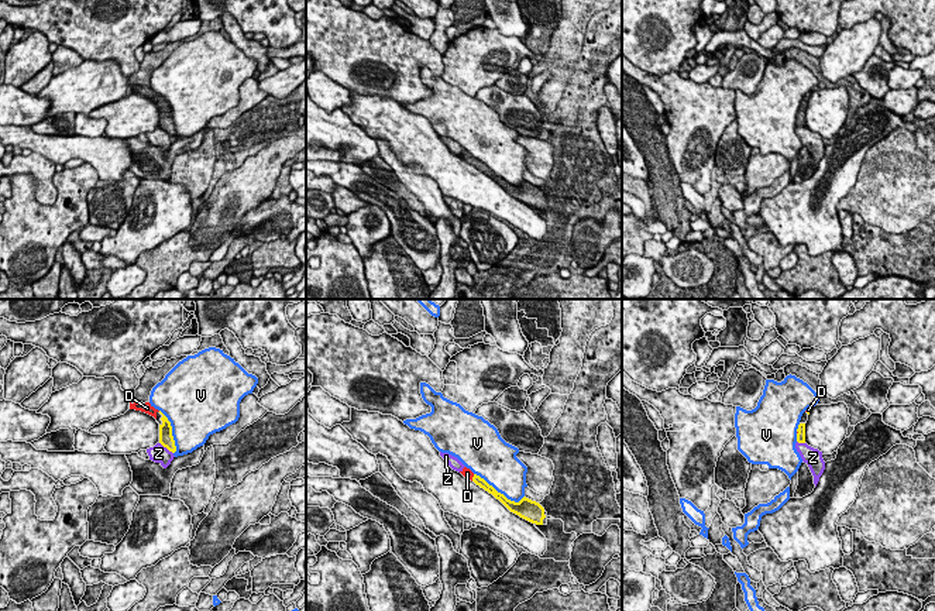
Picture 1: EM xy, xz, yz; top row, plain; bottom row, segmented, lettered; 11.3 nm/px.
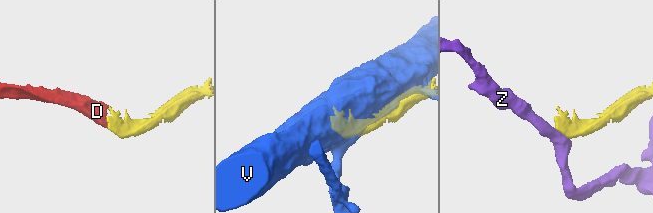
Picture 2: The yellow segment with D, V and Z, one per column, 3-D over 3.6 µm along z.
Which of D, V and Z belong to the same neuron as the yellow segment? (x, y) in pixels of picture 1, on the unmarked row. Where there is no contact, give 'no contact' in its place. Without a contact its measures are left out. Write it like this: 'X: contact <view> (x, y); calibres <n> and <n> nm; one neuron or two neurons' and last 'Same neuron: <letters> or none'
D: contact xz (473, 161); calibres 100 and 120 nm; one neuron
V: contact xz (499, 177); calibres 130 and 440 nm; two neurons
Z: contact xy (167, 131); calibres 160 and 200 nm; two neurons
Same neuron: D

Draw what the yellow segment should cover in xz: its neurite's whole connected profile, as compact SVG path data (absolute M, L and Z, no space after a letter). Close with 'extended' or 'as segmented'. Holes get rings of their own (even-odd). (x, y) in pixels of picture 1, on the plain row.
M464 151L460 155L465 162L474 165L477 169L492 178L496 183L499 183L511 196L519 199L520 202L536 207L543 209L544 192L526 181L523 181L519 186L508 183L503 178L498 176L492 169L489 169L484 162L474 158L470 152Z; extended

